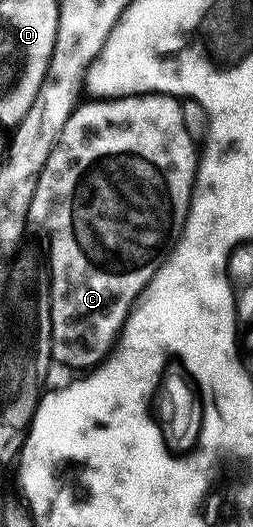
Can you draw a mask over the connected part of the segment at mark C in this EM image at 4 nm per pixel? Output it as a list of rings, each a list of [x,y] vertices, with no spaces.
[[[139,93],[137,95],[126,95],[122,99],[94,99],[93,101],[79,102],[78,106],[74,108],[73,113],[68,117],[68,121],[64,121],[64,129],[60,129],[60,137],[56,141],[56,145],[52,145],[52,153],[48,153],[48,161],[44,161],[44,169],[40,169],[40,181],[36,181],[36,193],[32,193],[30,219],[34,221],[36,221],[36,219],[42,219],[43,225],[50,230],[50,247],[48,246],[48,262],[50,265],[50,357],[55,364],[63,363],[66,367],[93,369],[110,354],[110,350],[114,347],[115,343],[118,342],[118,334],[122,332],[124,321],[134,310],[134,303],[138,300],[138,294],[146,288],[148,281],[152,281],[156,269],[160,269],[162,259],[158,257],[150,259],[150,254],[152,254],[157,247],[164,246],[163,248],[165,248],[171,241],[177,240],[178,236],[182,234],[182,226],[186,223],[188,209],[190,208],[190,198],[194,192],[194,178],[198,172],[198,157],[200,151],[196,146],[196,141],[190,136],[188,129],[184,127],[184,113],[182,112],[181,102],[172,95],[149,94],[150,95]]]

